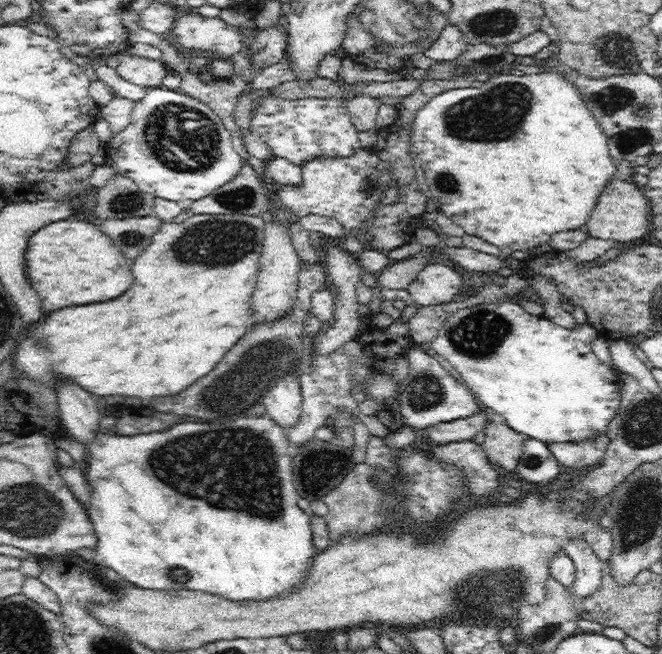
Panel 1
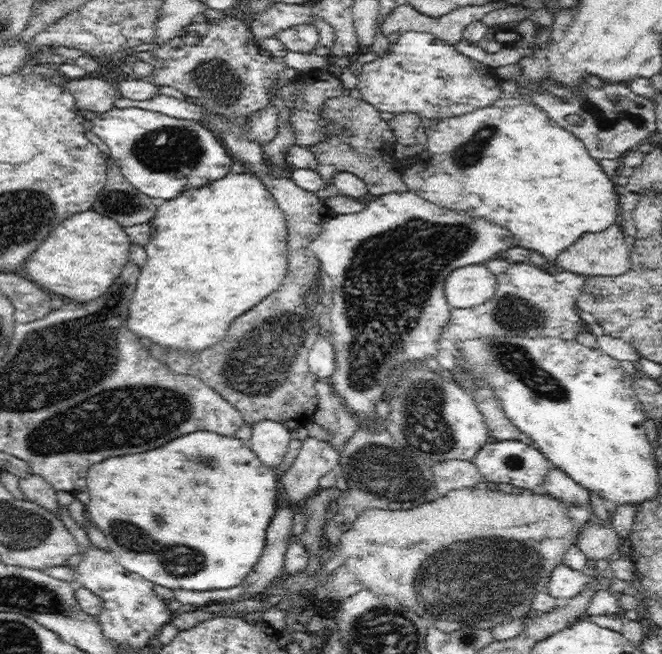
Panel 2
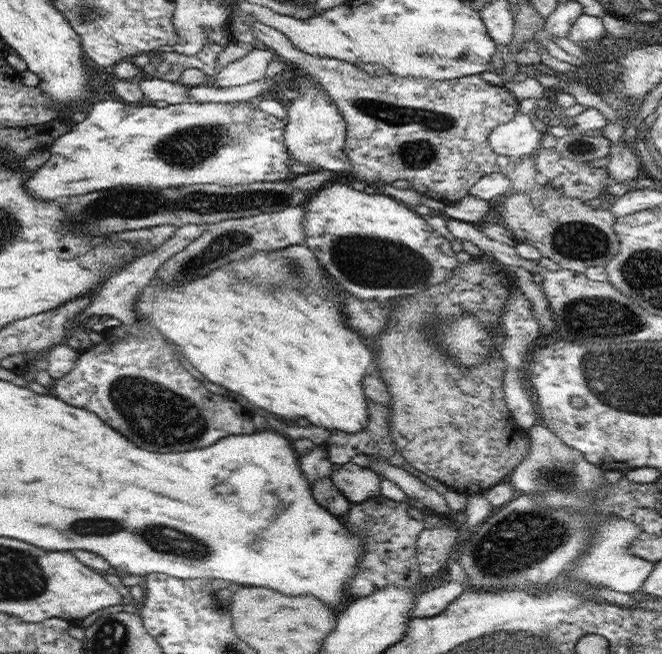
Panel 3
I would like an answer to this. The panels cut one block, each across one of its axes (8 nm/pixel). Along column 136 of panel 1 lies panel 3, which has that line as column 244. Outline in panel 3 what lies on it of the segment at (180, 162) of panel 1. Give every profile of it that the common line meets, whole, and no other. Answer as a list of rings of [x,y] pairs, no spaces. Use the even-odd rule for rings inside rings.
[[[104,100],[102,104],[94,104],[92,110],[88,112],[86,119],[80,123],[74,123],[70,132],[60,136],[54,141],[49,141],[48,150],[50,158],[44,165],[40,166],[38,172],[32,174],[30,182],[26,182],[26,190],[42,200],[56,200],[58,196],[80,196],[86,192],[94,192],[94,190],[106,190],[106,188],[114,188],[114,186],[155,186],[156,188],[166,188],[167,186],[190,186],[191,184],[220,184],[222,186],[236,186],[237,184],[254,184],[255,182],[284,180],[291,178],[294,173],[290,166],[294,163],[292,155],[288,152],[285,140],[283,139],[286,119],[280,119],[272,114],[265,112],[260,107],[244,101],[241,103],[225,103],[225,102],[205,102],[194,103],[184,101],[180,104],[170,104],[166,107],[154,106],[136,106],[131,103],[114,102],[114,100]]]

